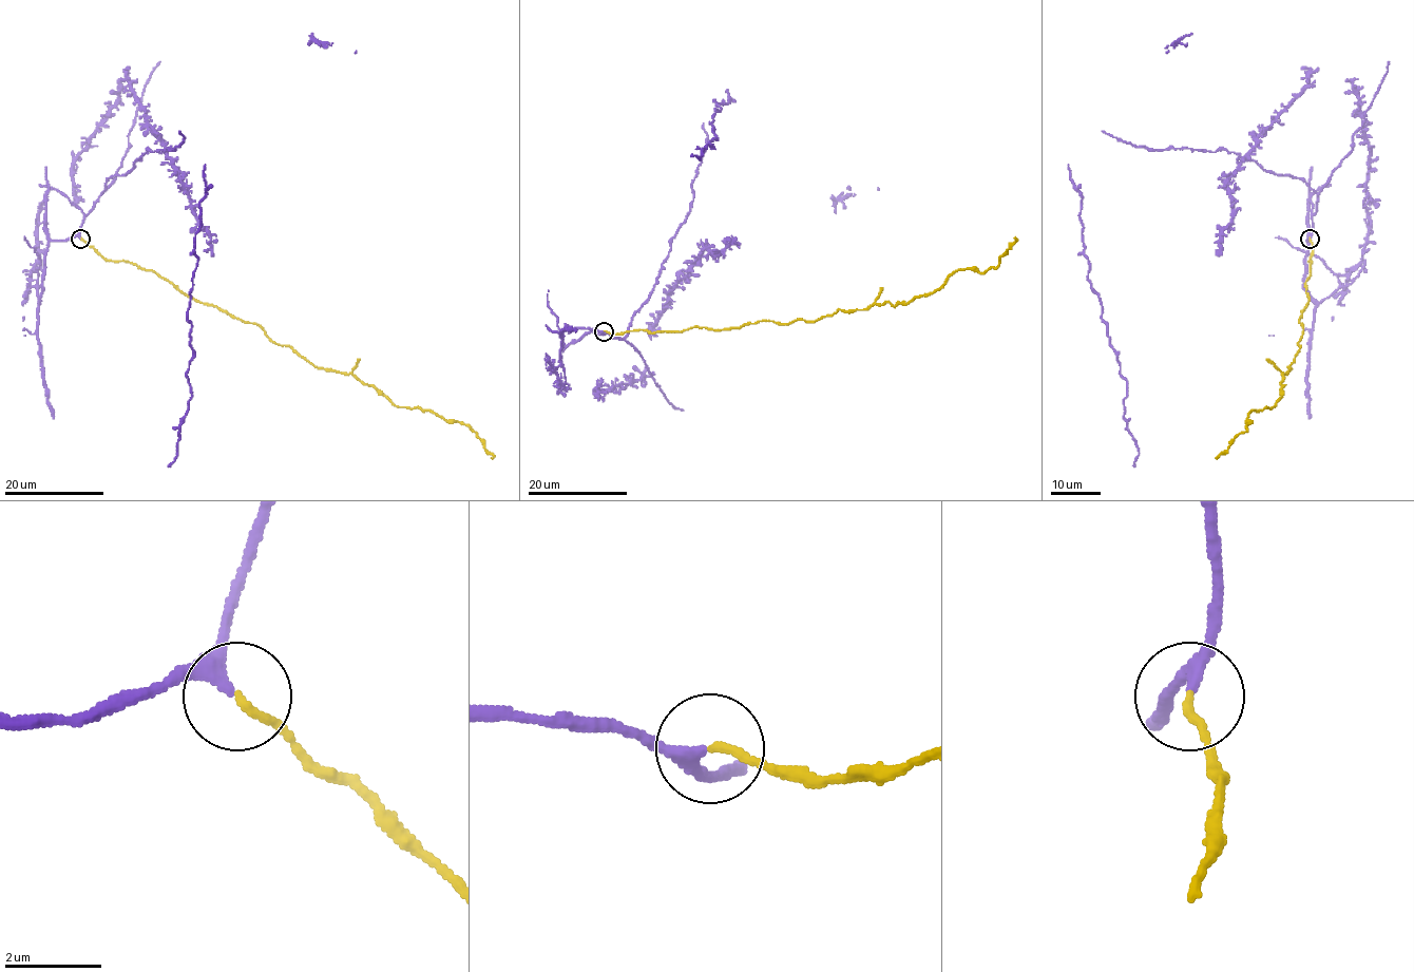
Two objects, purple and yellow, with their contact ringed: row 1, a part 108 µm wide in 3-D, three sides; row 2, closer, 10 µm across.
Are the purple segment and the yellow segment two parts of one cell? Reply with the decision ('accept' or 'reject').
accept

